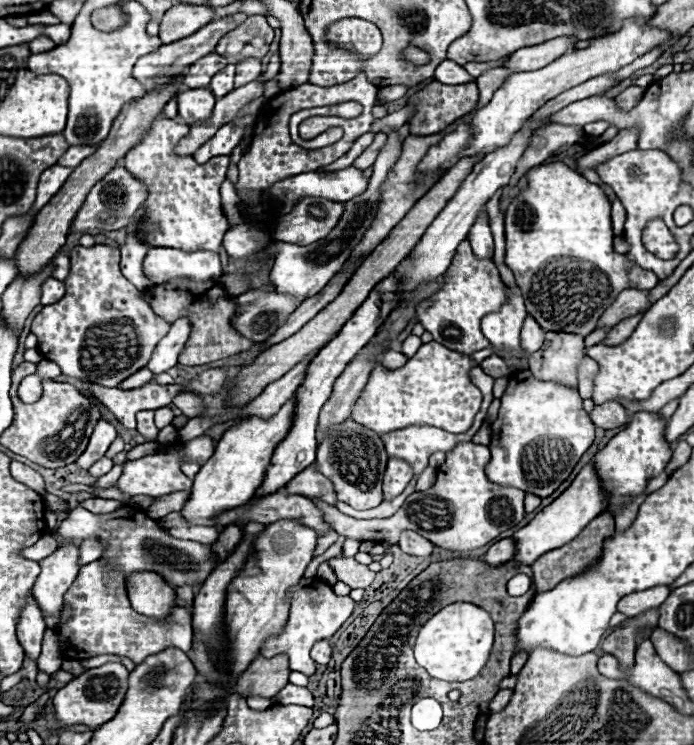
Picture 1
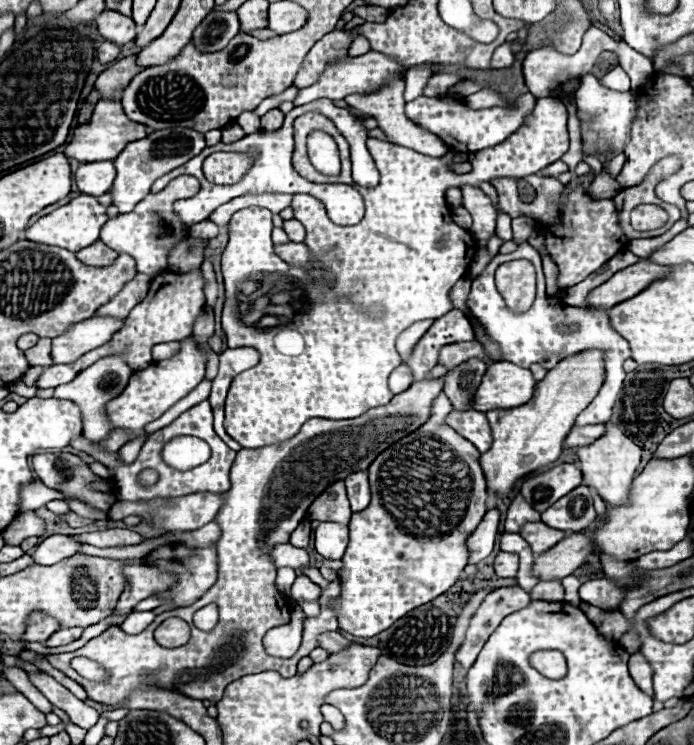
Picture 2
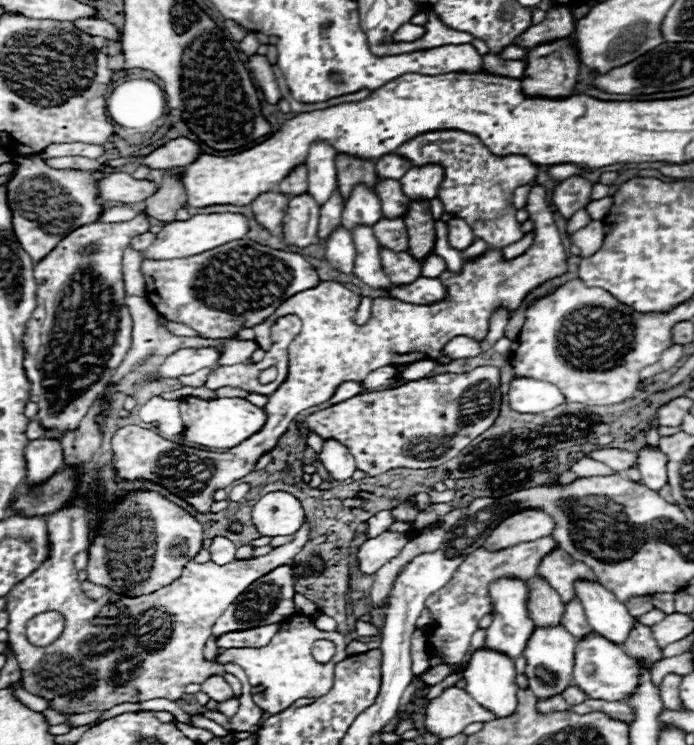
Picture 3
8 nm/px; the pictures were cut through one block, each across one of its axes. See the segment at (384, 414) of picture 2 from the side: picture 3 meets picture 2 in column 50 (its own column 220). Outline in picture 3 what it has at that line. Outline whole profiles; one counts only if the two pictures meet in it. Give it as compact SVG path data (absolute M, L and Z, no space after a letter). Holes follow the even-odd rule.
M304 618L304 622L284 622L282 628L278 630L278 634L274 634L270 646L264 646L264 648L228 648L228 650L224 650L222 654L216 656L216 662L218 664L234 662L234 664L242 666L242 670L250 678L250 684L254 686L252 700L258 704L260 710L270 712L270 714L278 714L278 712L286 710L290 704L294 704L298 698L320 698L320 696L328 694L332 690L332 682L334 682L334 666L338 662L342 662L342 660L346 660L346 656L348 656L346 654L346 642L344 642L342 634L338 634L338 632L322 632L322 630L318 630L318 628L312 626L310 618ZM316 640L330 640L330 642L334 642L336 654L334 654L334 658L330 662L320 664L320 662L314 660L314 656L312 656L312 644Z

